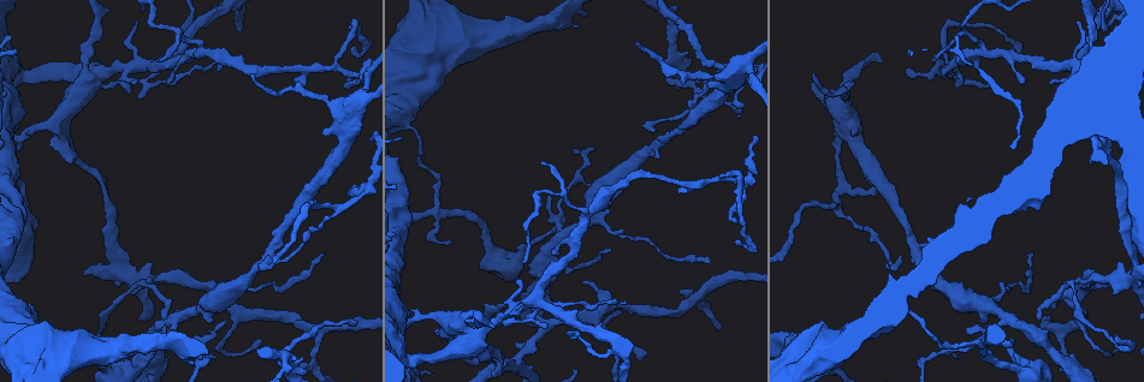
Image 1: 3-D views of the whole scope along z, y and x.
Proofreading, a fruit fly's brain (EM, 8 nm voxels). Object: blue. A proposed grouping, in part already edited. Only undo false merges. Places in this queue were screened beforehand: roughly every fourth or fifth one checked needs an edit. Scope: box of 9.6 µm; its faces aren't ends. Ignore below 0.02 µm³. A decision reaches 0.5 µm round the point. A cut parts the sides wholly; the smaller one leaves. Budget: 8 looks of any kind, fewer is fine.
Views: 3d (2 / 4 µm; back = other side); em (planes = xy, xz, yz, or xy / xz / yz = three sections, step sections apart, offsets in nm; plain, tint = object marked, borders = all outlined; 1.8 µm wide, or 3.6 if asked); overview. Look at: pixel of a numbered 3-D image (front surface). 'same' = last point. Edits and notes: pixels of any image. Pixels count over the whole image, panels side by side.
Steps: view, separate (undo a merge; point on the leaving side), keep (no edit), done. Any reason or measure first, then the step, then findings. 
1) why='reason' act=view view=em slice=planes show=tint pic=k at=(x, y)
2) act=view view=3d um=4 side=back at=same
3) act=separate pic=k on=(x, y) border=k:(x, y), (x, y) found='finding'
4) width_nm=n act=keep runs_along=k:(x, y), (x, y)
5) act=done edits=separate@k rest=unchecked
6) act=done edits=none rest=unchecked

why='arms part here' act=view view=em slice=planes show=tint pic=1 at=(436, 208)

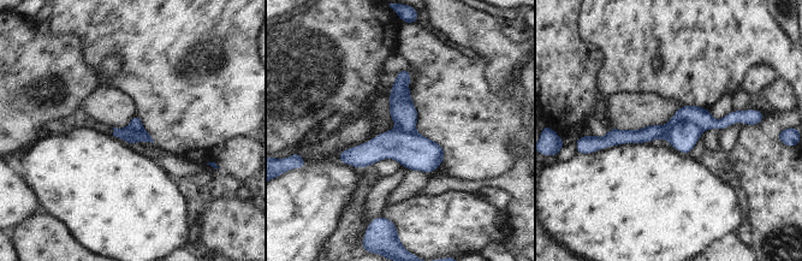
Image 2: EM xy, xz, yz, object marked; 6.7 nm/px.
width_nm=140 act=separate pic=2 on=(683, 135) border=2:(701, 130), (677, 120), (665, 137) found='two neurons meet here'

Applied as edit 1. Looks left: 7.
why='redraw' act=view view=overview

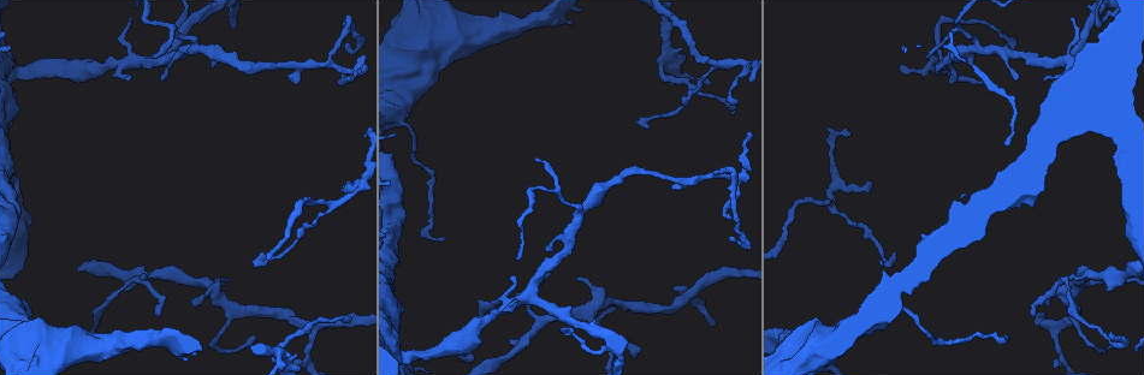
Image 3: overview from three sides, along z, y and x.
why='arms part here' act=view view=em um=3.6 slice=planes show=tint pic=3 at=(664, 52)

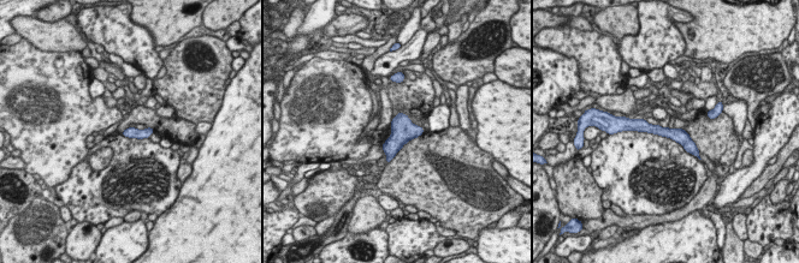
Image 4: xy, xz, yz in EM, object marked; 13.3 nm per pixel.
act=keep runs_along=4:(633, 125), (675, 133), (694, 151) found='one neuron here'

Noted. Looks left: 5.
why='sharp bend' act=view view=em slice=planes show=tint pic=3 at=(578, 210)

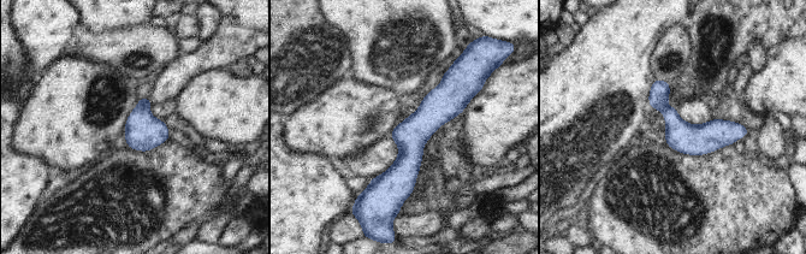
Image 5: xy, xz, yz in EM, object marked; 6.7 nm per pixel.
act=keep runs_along=5:(450, 72), (398, 200) found='continuous, no second neuron'

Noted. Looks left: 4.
why='calibre changes' act=view view=3d um=2 pic=3 at=(578, 324)

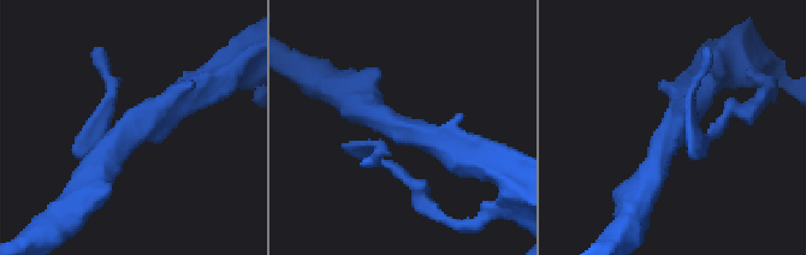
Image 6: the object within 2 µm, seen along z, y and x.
why='need the tissue' act=view view=em slice=yz step=4 show=tint pic=6 at=(396, 133)

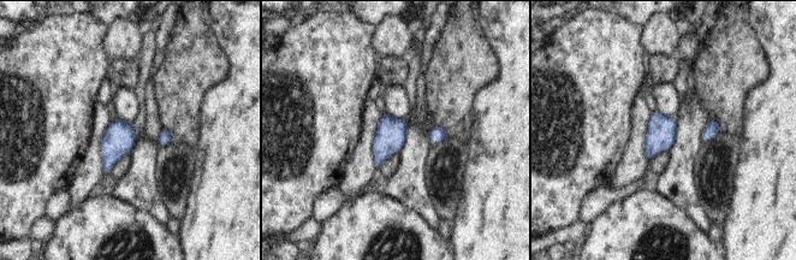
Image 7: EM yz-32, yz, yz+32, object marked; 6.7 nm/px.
act=keep found='one neuron here'

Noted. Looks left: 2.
act=done edits=separate@2 rest=unchecked

